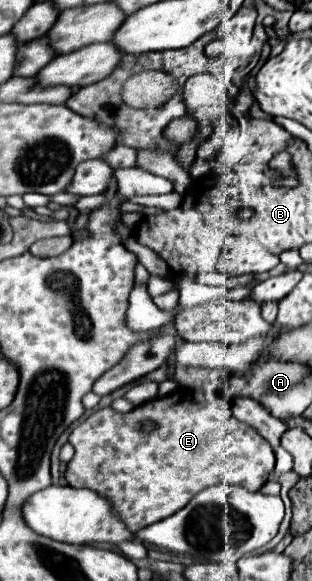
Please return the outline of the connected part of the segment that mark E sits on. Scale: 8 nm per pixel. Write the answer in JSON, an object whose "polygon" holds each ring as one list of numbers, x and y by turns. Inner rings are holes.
{"polygon":[[177,388,175,392,153,398,127,414,119,414,111,408,97,410,71,432,69,442,75,448,75,456,65,470,69,486,89,488,101,496,107,496,131,532,171,516,183,508,183,504,187,504,197,492,219,482,239,484,249,488,249,492,257,492,267,482,275,466,273,448,253,428,235,420,227,394,205,394,193,392,191,388],[143,420,153,420,157,428,149,434,141,432,139,422]]}

